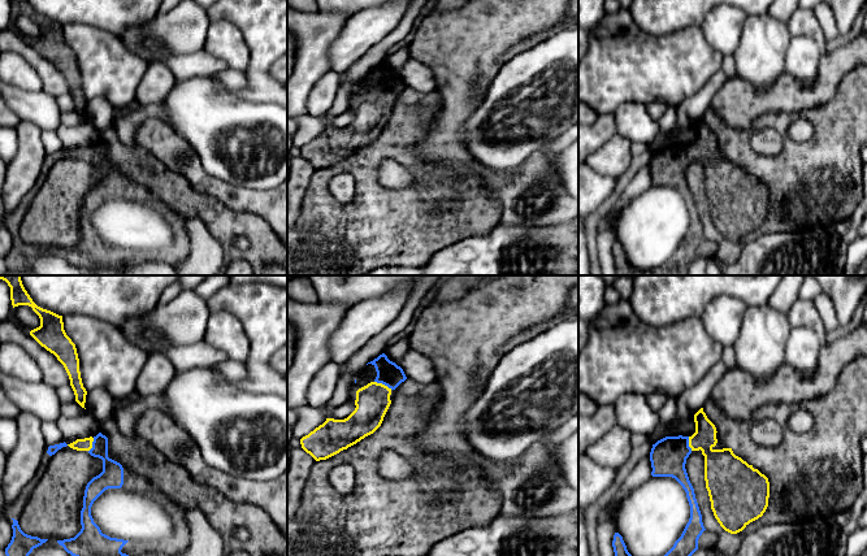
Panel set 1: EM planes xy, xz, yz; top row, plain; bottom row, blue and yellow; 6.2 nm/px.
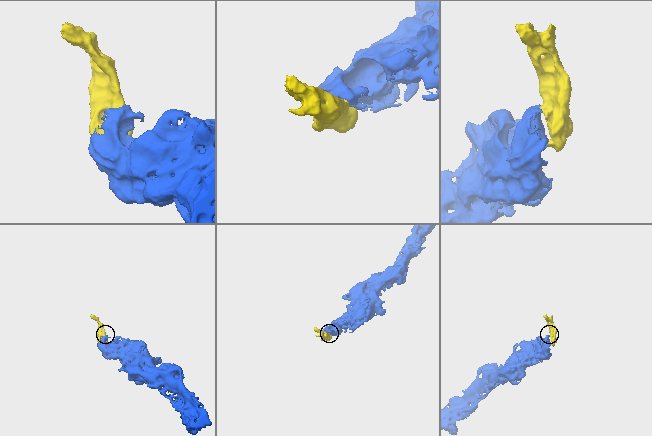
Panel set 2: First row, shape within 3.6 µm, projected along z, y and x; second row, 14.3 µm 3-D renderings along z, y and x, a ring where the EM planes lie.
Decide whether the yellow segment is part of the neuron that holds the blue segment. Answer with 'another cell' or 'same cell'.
same cell

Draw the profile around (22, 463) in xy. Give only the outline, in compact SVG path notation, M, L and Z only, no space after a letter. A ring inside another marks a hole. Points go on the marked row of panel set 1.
M21 412L16 418L18 443L8 453L4 473L4 496L6 504L17 499L23 487L34 478L47 447L42 421L31 413Z

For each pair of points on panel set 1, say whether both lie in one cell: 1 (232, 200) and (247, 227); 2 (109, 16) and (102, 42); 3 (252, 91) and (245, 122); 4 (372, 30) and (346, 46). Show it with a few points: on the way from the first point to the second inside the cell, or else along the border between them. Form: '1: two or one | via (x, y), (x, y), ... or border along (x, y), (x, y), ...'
1: two | border along (211, 196), (235, 211), (254, 212), (267, 222)
2: two | border along (76, 24), (87, 24), (116, 35)
3: two | border along (230, 91), (247, 100), (273, 103)
4: one | via (365, 30), (352, 42)

